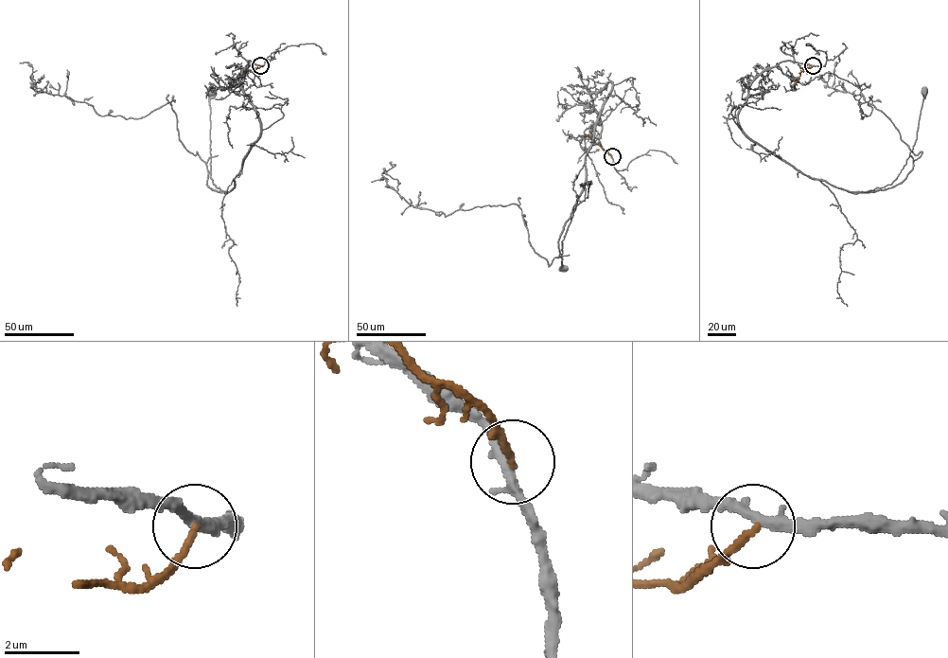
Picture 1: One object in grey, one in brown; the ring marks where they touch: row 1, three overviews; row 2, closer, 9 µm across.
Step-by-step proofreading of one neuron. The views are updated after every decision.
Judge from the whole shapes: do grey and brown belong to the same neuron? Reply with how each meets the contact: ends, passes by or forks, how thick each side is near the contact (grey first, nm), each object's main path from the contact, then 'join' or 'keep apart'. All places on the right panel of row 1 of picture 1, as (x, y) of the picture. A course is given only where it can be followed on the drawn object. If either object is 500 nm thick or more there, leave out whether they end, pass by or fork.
grey passes by; brown ends there; 280 nm thick on the grey side, 190 nm on the other; grey runs (813, 66), (781, 61), (763, 71), (739, 127), (804, 174), (850, 191), (898, 176), (924, 91); brown runs (813, 66), (800, 72), (791, 87); keep apart

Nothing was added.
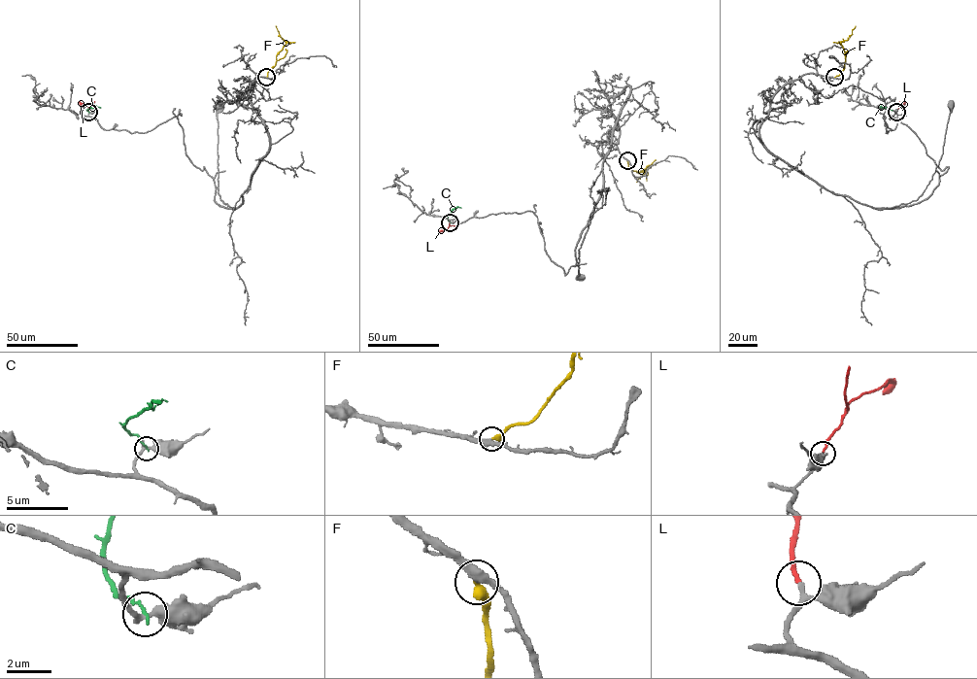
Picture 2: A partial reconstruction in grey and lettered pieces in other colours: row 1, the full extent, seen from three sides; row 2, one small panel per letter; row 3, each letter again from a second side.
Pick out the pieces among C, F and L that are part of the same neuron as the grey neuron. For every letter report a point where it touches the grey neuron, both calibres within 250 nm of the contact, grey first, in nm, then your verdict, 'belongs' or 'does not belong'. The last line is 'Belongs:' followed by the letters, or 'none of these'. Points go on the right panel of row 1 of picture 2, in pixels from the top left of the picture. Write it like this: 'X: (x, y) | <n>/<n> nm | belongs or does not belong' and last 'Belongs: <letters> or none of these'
C: (895, 113) | 320/140 nm | does not belong
F: (834, 77) | 360/380 nm | belongs
L: (896, 112) | 160/200 nm | belongs
Belongs: F, L

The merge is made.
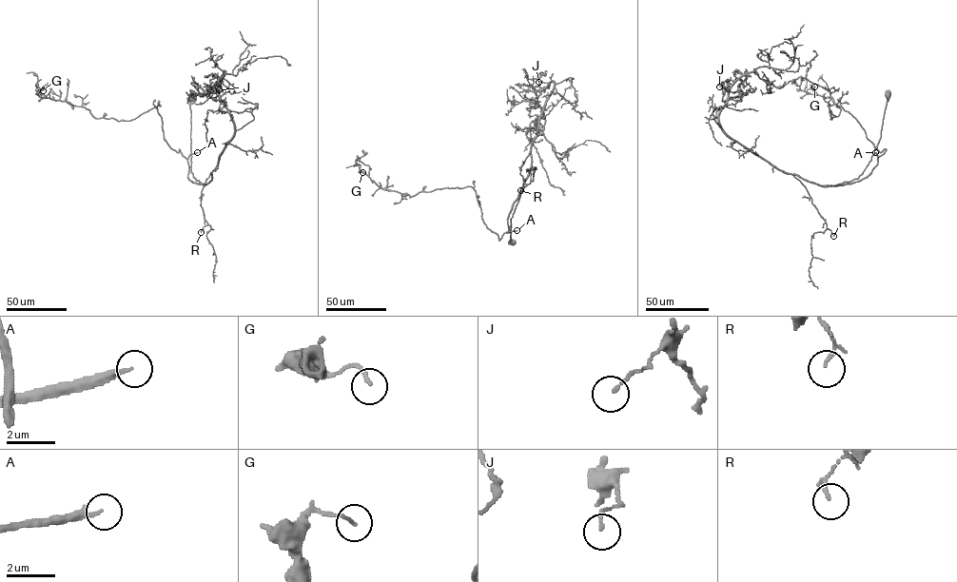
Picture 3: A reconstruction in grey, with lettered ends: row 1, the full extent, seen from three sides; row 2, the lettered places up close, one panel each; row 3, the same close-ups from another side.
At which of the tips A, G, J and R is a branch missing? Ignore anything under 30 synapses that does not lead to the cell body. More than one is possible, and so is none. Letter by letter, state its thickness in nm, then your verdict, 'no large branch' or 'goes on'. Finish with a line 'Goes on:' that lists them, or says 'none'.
A: calibre 180 nm; goes on
G: calibre 120 nm; no large branch
J: calibre 120 nm; no large branch
R: calibre 90 nm; no large branch
Goes on: A

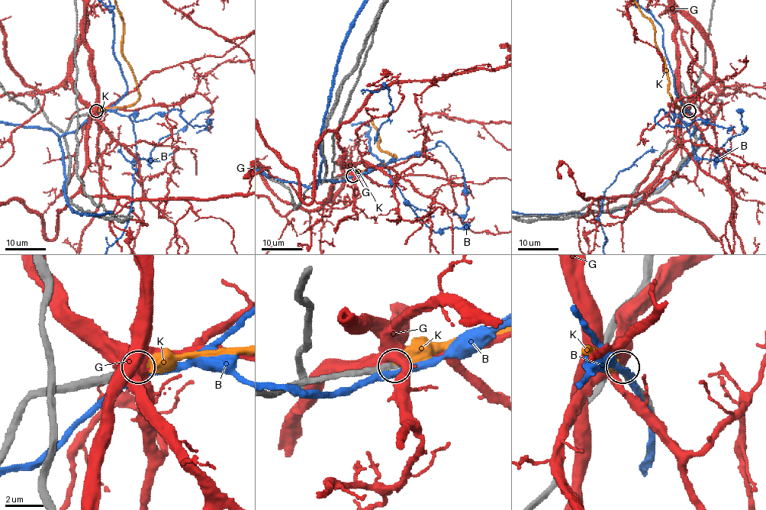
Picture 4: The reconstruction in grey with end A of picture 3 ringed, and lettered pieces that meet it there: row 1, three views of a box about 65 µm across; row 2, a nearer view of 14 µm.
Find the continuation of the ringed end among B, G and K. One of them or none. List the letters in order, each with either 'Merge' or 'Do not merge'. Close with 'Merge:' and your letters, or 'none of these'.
B: Do not merge
G: Do not merge
K: Merge
Merge: K

